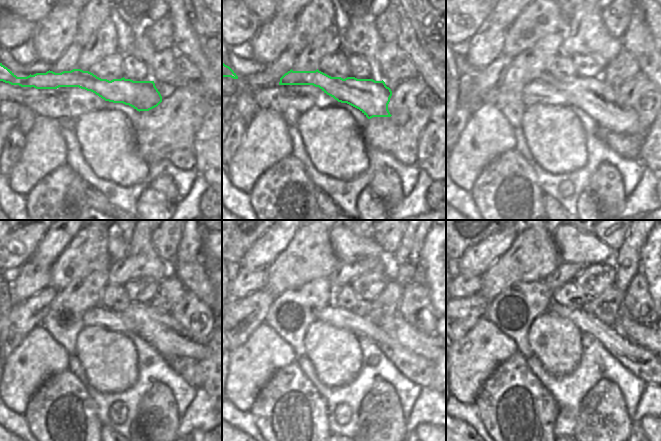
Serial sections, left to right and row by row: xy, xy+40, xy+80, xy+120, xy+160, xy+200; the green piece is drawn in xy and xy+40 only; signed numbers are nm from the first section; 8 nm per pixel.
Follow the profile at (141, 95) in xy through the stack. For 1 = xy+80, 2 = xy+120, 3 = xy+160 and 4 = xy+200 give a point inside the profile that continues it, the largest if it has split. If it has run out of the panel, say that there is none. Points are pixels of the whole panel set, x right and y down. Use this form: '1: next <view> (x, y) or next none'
1: next xy+80 (601, 101)
2: next xy+120 (155, 327)
3: next xy+160 (389, 323)
4: next xy+200 (618, 324)

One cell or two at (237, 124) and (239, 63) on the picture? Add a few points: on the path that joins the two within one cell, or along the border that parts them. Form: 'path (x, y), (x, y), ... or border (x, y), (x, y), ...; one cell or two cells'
border (262, 70), (248, 76), (238, 77); two cells

